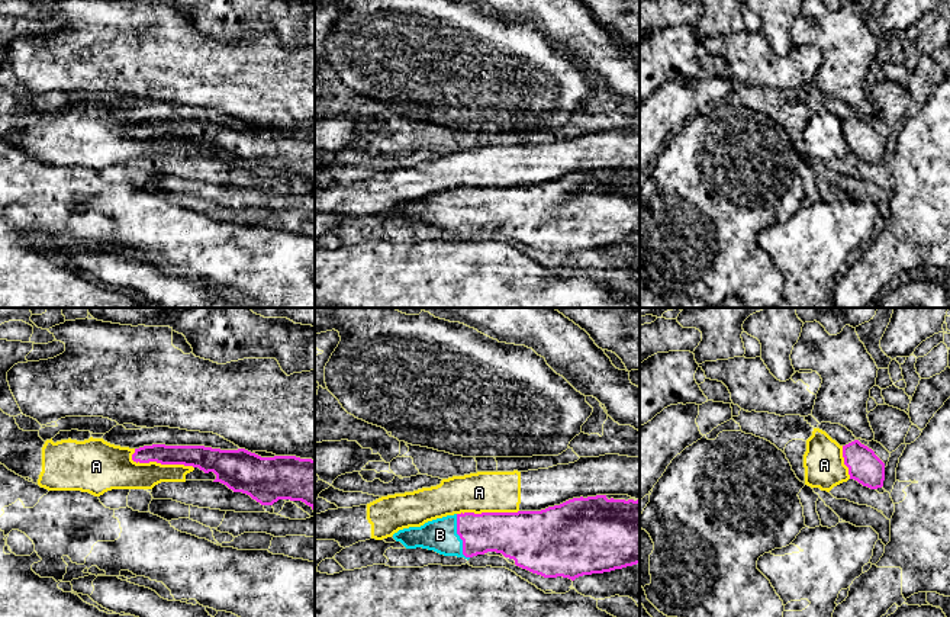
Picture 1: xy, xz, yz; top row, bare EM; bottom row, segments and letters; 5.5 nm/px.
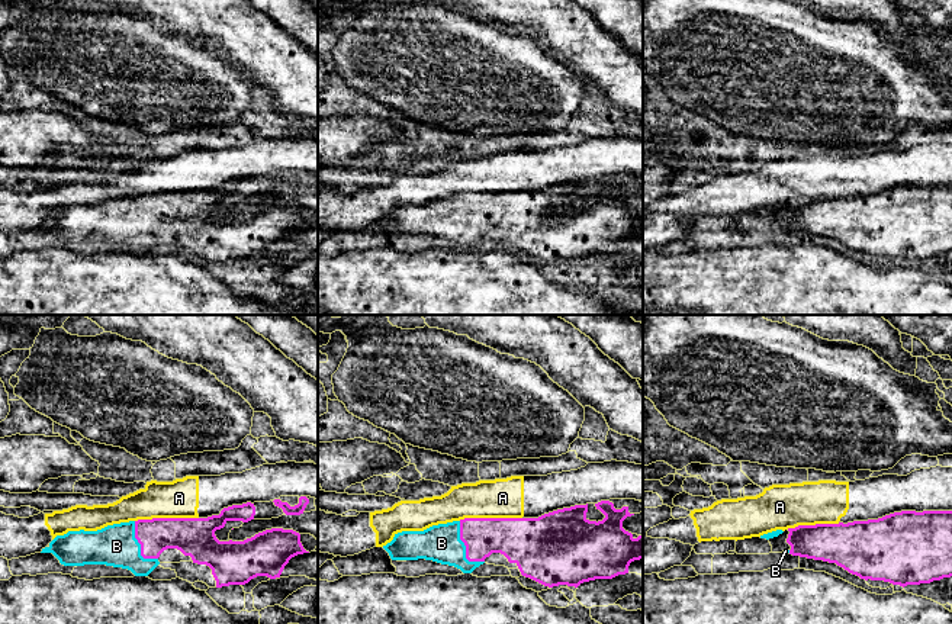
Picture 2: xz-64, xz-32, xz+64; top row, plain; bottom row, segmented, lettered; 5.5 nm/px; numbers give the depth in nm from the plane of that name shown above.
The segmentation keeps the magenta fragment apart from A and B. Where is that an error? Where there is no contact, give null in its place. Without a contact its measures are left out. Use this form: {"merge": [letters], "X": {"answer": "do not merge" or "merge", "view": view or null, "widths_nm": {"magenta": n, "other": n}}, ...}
{"merge": ["B"], "A": {"answer": "do not merge", "view": "xy", "widths_nm": {"magenta": 140, "other": 200}}, "B": {"answer": "merge", "view": "xz", "widths_nm": {"magenta": 220, "other": 180}}}

